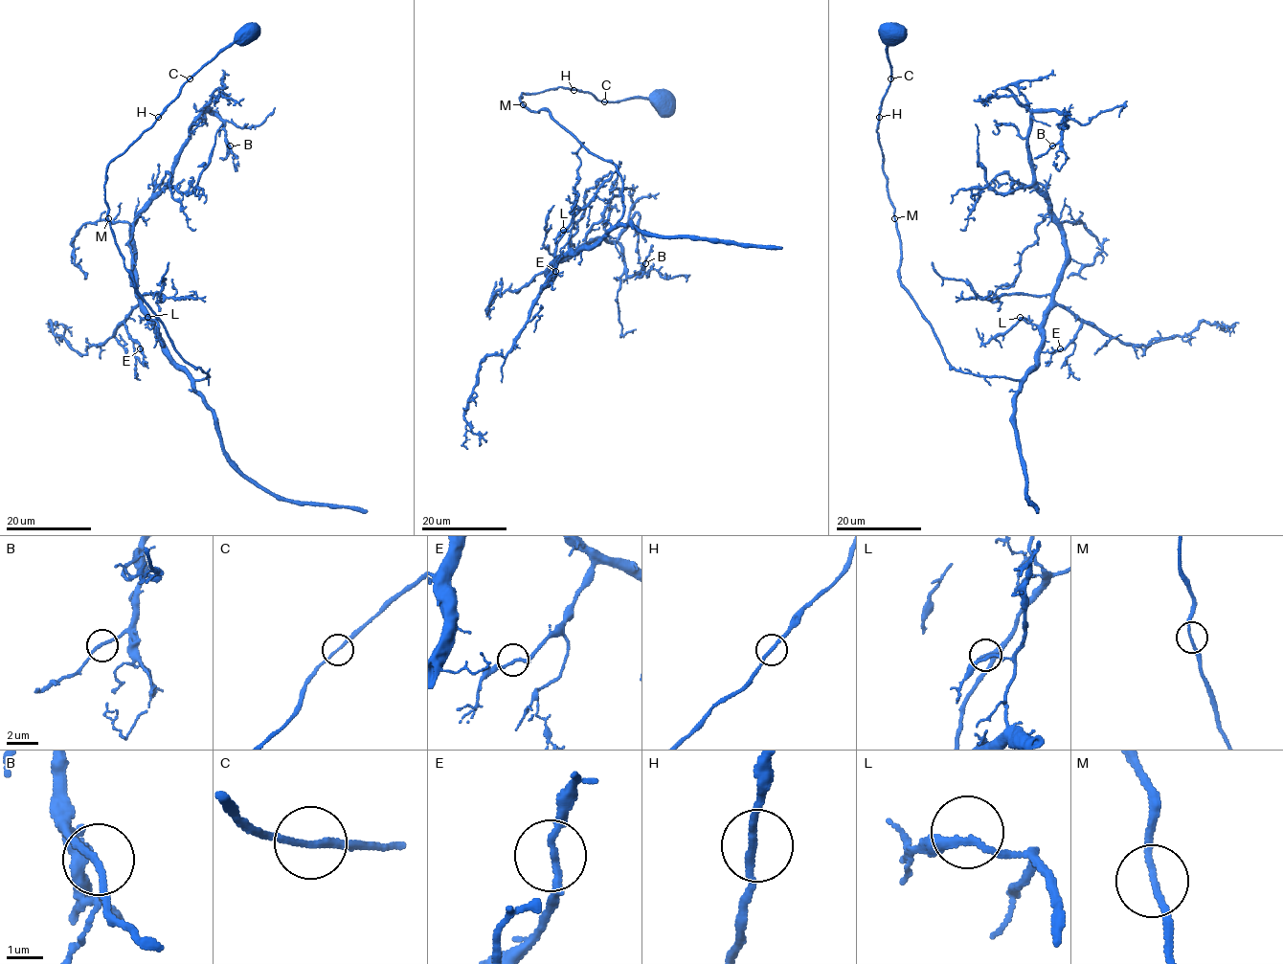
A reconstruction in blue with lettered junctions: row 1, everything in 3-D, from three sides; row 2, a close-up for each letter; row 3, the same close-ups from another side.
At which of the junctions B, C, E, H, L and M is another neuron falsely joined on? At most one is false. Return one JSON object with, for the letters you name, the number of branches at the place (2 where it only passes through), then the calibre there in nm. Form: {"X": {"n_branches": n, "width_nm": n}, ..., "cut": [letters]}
{"cut": []}

